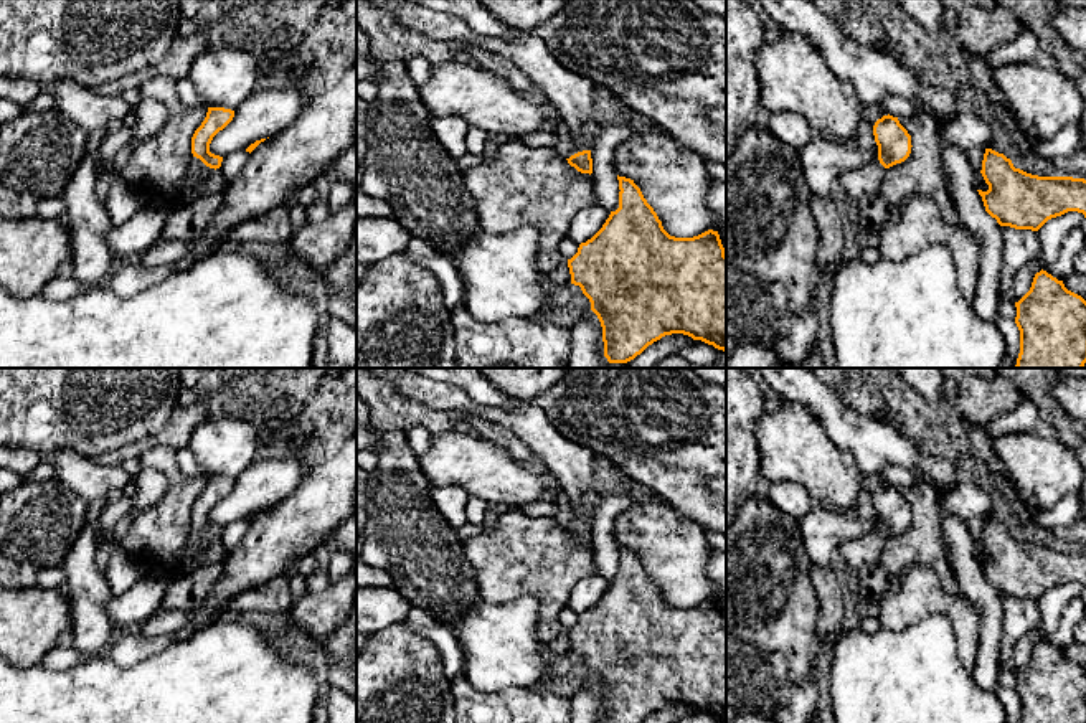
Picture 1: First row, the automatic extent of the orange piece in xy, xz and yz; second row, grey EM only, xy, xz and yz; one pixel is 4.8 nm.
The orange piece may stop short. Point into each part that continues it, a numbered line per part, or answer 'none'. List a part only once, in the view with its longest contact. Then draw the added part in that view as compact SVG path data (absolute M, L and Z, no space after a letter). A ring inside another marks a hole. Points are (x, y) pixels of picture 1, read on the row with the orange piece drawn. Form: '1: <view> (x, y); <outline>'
1: xz (566, 144); M556 114L558 117L558 125L553 130L558 137L556 144L555 144L555 150L564 157L569 158L571 155L583 152L583 150L591 150L597 134L599 134L599 127L597 125L586 125L584 132L581 137L574 137L569 129L563 124L561 117Z

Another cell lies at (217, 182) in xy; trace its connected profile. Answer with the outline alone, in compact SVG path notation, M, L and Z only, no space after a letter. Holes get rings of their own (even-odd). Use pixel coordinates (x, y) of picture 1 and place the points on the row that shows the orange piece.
M216 168L208 178L205 178L200 187L196 188L198 196L206 196L213 193L220 193L226 188L228 182L221 172Z

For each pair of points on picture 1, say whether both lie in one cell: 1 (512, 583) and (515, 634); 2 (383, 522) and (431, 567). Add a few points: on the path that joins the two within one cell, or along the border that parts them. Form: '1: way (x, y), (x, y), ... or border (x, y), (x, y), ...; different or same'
1: border (482, 600), (532, 596), (537, 629); different
2: way (395, 530), (420, 555); same

